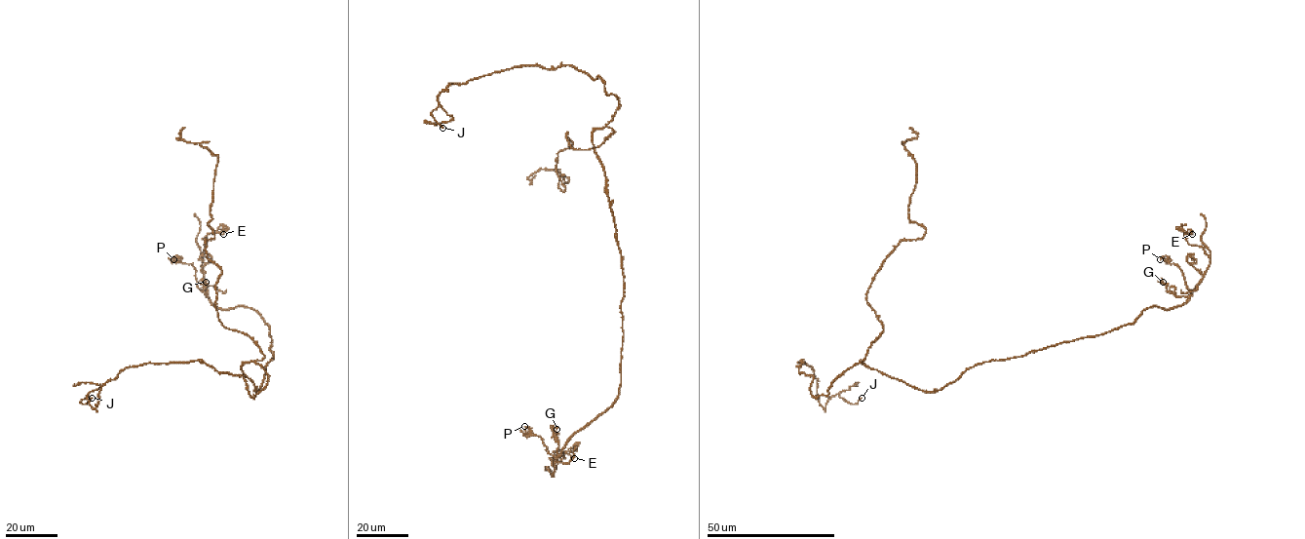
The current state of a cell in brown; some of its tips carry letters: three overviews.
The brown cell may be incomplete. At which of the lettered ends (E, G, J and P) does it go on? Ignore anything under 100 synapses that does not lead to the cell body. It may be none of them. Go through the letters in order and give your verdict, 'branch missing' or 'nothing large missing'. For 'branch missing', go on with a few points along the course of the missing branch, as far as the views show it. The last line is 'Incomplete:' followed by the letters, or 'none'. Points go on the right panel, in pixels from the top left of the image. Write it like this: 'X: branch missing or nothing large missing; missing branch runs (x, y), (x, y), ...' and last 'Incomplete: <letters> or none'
E: nothing large missing
G: nothing large missing
J: nothing large missing
P: nothing large missing
Incomplete: none

